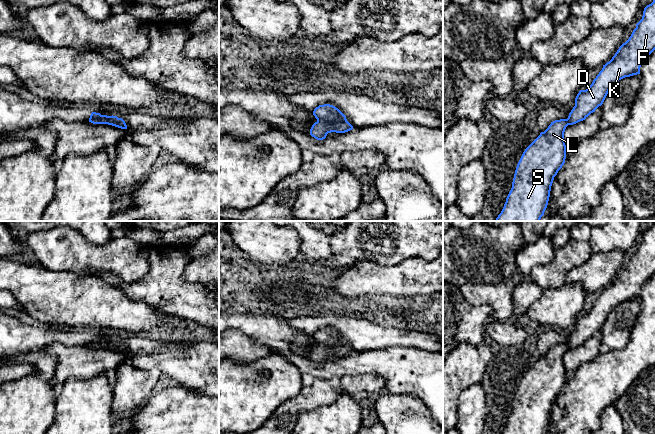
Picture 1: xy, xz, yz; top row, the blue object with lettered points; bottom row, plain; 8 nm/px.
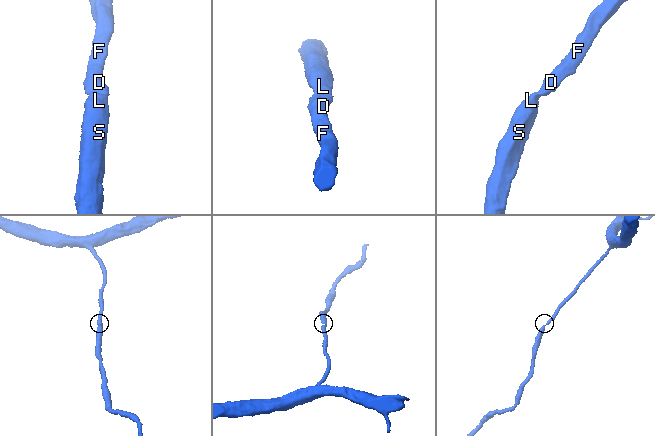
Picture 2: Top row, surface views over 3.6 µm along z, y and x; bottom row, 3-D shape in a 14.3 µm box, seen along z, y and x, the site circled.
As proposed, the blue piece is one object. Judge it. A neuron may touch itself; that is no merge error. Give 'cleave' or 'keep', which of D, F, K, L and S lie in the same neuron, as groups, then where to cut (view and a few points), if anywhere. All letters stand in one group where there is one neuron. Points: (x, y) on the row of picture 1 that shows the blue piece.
keep; groups D F K L S; cut none

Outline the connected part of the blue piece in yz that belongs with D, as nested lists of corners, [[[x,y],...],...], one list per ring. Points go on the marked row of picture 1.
[[[655,0],[644,8],[642,19],[636,24],[629,39],[623,43],[612,59],[586,90],[580,90],[575,98],[575,106],[567,119],[551,122],[548,128],[525,149],[513,178],[512,188],[506,198],[501,213],[495,221],[540,221],[547,208],[554,177],[566,159],[564,132],[568,125],[585,120],[601,106],[610,90],[619,80],[640,74],[643,61],[655,50]]]

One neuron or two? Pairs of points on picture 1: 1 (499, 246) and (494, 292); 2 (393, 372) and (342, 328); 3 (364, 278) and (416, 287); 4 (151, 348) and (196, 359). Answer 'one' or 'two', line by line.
1: two
2: two
3: one
4: one

